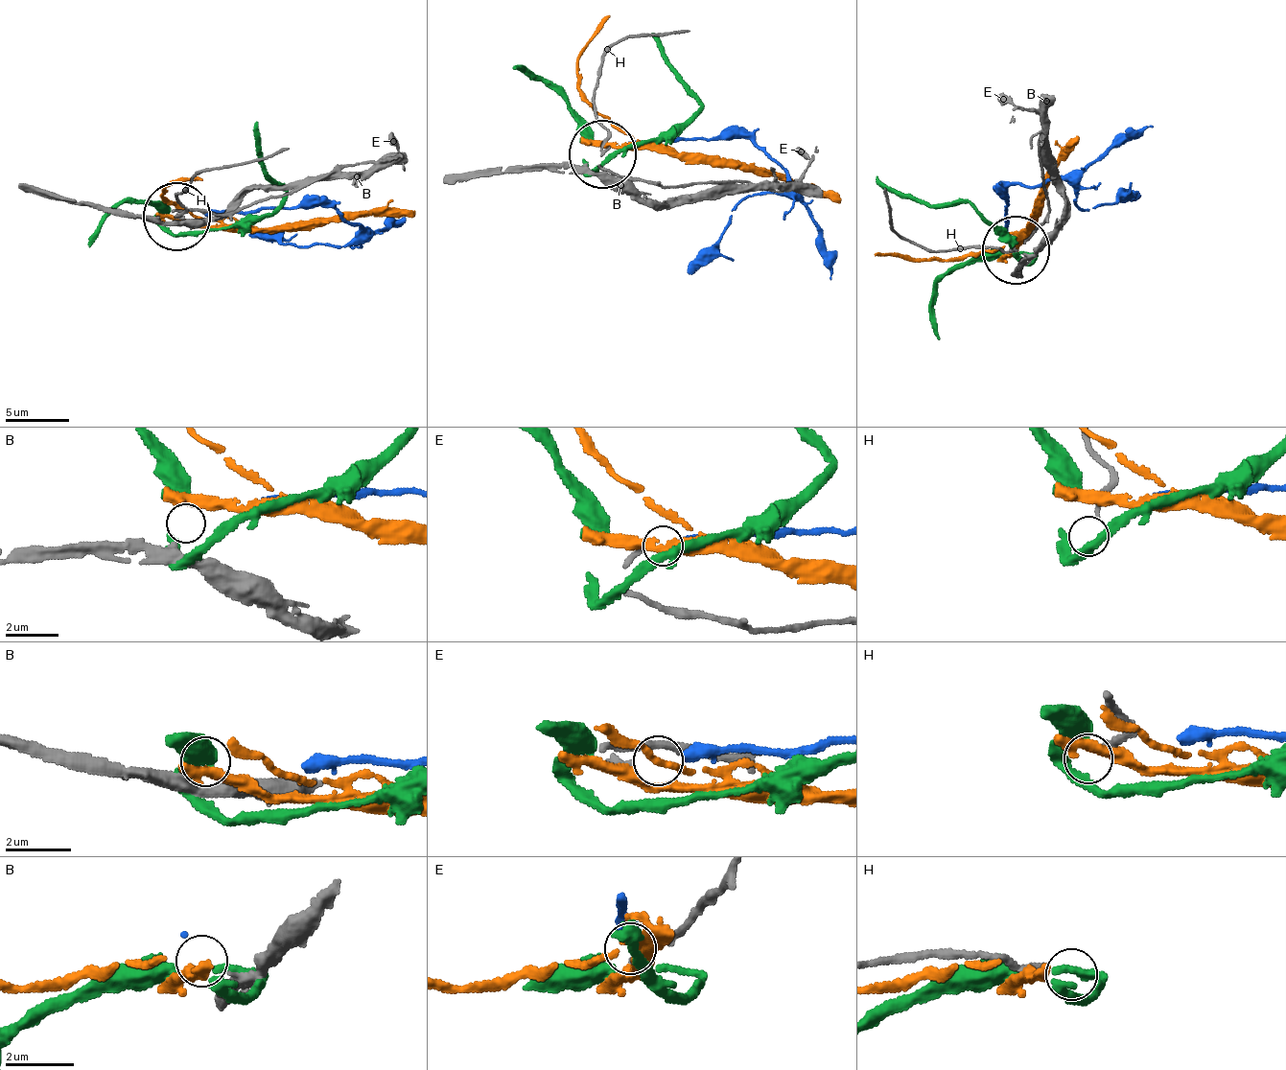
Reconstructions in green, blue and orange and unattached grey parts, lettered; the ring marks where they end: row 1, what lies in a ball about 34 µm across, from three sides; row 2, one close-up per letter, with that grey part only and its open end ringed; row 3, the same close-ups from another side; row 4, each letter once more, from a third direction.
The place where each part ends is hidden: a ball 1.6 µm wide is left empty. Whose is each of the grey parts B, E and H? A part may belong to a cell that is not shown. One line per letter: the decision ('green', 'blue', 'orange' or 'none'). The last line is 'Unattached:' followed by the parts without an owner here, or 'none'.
B: none
E: blue
H: green
Unattached: B

